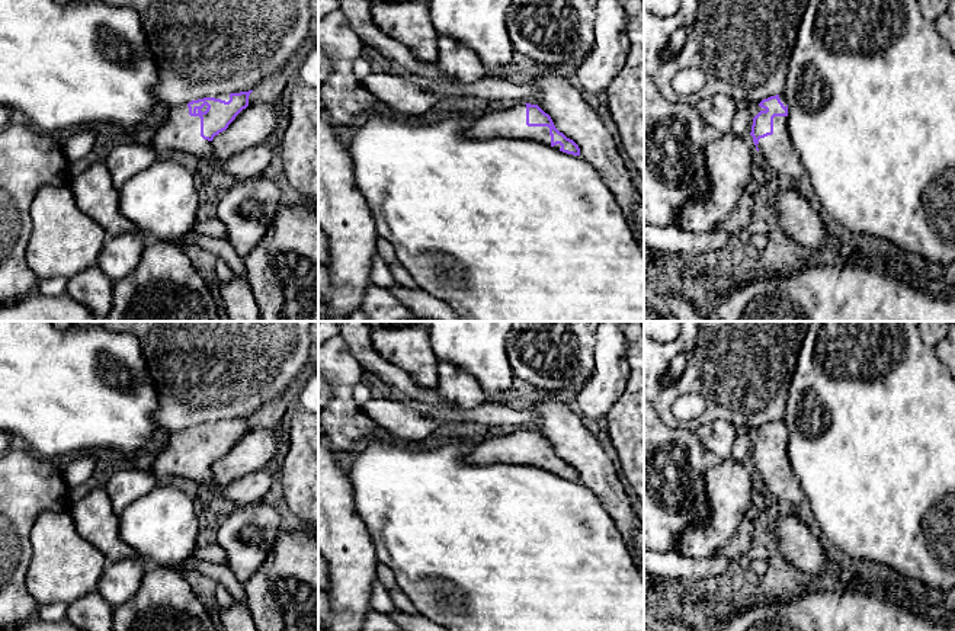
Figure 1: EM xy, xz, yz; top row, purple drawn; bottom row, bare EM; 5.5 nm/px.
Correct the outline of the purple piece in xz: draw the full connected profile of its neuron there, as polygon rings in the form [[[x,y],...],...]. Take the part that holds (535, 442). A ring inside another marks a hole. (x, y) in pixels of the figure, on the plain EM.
[[[523,429],[509,435],[497,435],[467,452],[465,462],[523,464],[551,471],[567,480],[580,481],[579,471],[560,458],[551,442],[538,430]]]

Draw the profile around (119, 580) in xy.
[[[138,557],[108,563],[99,579],[97,592],[116,608],[137,593],[144,573],[145,564]]]

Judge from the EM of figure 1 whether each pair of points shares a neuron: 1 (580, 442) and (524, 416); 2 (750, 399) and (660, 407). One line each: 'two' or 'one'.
1: two
2: one

